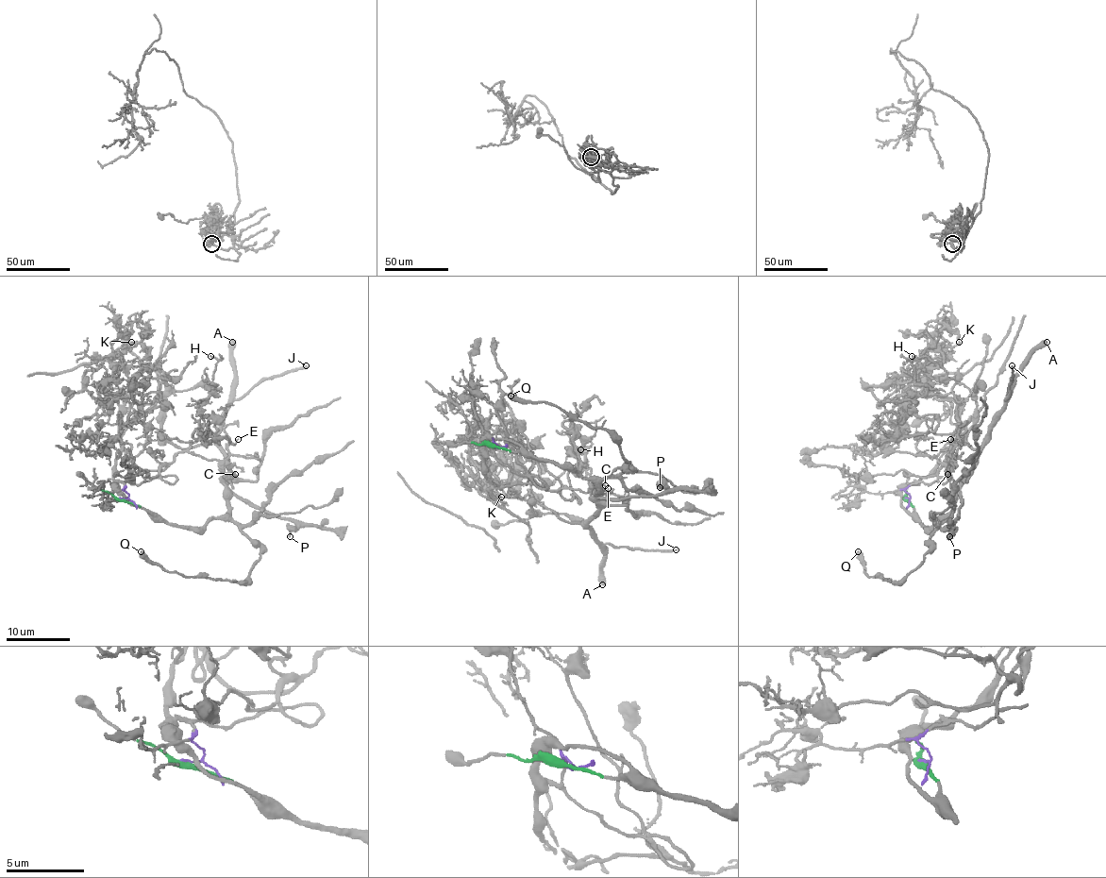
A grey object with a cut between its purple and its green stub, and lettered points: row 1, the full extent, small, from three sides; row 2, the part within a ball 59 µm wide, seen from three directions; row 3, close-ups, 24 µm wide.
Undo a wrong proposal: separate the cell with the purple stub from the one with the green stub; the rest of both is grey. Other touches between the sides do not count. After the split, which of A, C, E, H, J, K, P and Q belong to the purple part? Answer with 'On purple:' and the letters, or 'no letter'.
On purple: C, E, H, K

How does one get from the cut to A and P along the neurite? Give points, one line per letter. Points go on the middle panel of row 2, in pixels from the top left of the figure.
A: (491, 445), (572, 467), (596, 486), (598, 510), (588, 520), (604, 548), (603, 584)
P: (491, 445), (527, 451), (539, 459), (572, 467), (603, 496), (620, 499), (659, 496), (665, 489), (659, 488)

